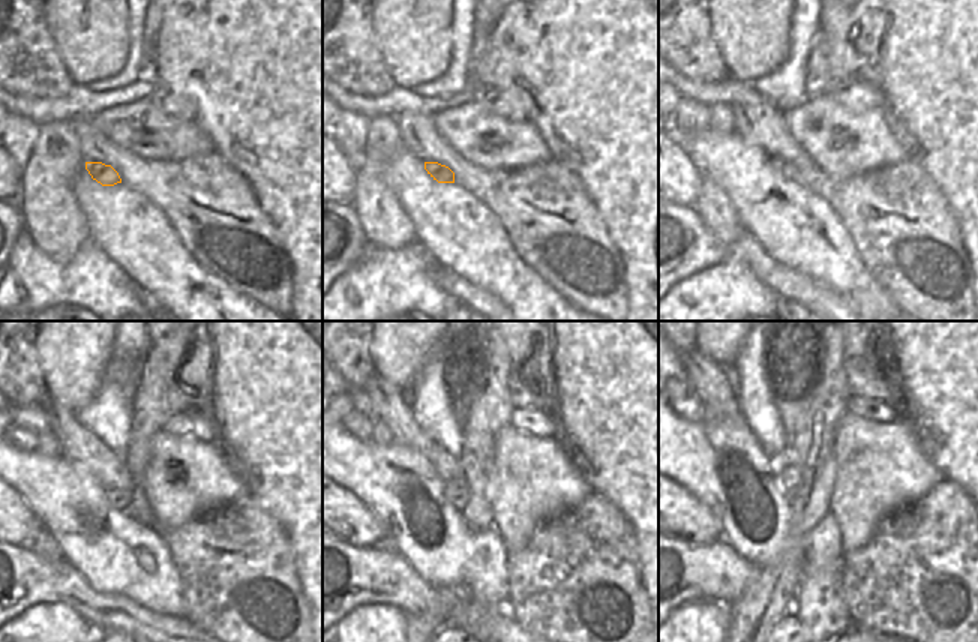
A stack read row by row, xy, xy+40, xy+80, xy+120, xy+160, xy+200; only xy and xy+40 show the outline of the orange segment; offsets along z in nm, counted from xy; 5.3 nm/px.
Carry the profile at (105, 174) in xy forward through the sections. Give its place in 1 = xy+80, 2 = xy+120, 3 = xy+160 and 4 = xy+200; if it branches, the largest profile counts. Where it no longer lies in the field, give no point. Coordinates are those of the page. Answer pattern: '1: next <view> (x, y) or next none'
1: next xy+80 (785, 168)
2: next xy+120 (119, 498)
3: next xy+160 (455, 491)
4: next xy+200 (786, 470)

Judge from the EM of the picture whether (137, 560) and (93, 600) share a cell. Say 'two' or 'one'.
two

